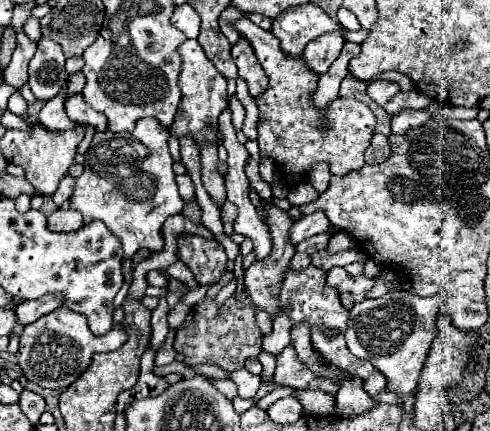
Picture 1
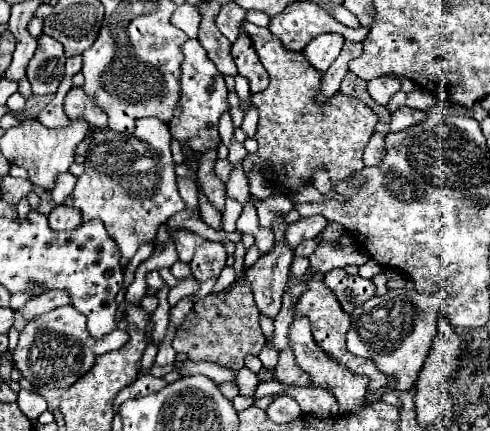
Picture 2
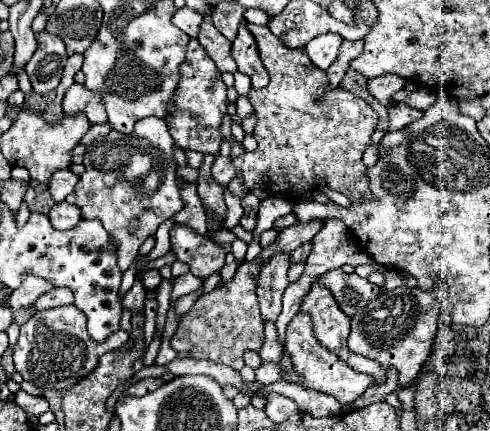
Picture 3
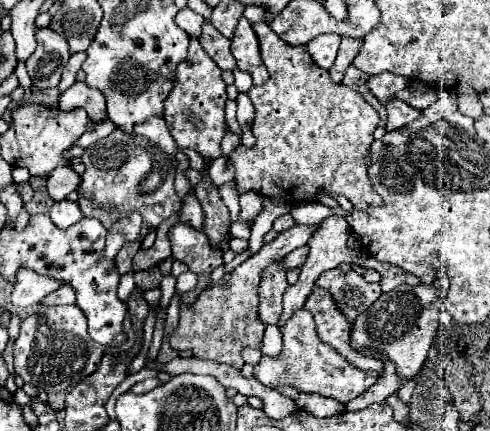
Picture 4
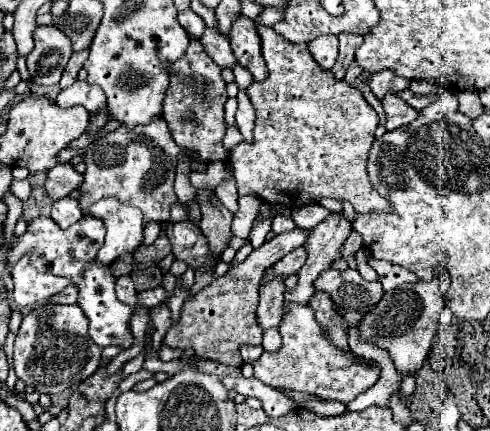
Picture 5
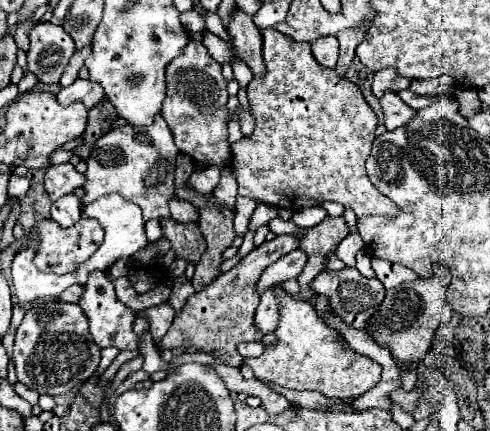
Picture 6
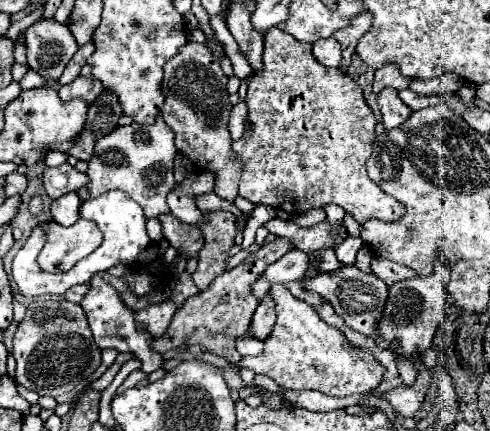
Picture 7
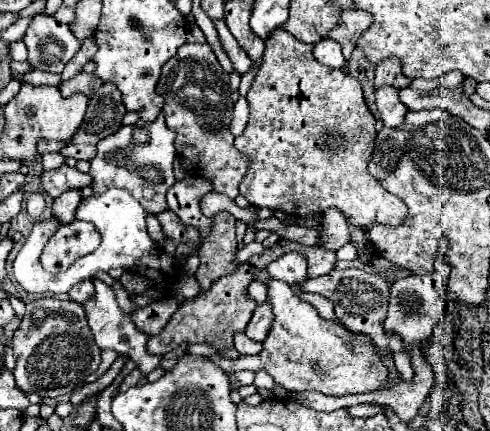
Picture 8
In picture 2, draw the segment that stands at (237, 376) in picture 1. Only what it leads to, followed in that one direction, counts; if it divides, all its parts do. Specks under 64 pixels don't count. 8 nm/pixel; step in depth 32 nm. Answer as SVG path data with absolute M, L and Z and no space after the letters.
M242 368L236 372L236 384L238 384L238 390L240 390L240 396L254 396L258 384L260 384L260 378L254 374L254 372L248 372L248 368Z

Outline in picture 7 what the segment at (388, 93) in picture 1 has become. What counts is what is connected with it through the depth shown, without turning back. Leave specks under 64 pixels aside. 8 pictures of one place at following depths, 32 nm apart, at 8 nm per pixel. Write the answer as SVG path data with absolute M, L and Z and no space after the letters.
M386 64L384 68L376 70L372 88L374 88L374 94L378 94L378 92L384 90L384 88L404 90L404 88L408 88L408 84L410 84L410 78L400 76L400 72L396 72L396 64Z

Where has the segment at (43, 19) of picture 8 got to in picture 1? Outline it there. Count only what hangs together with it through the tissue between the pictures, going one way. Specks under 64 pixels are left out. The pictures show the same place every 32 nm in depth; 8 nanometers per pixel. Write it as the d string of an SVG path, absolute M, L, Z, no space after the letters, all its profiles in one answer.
M42 38L38 42L38 50L30 62L30 88L38 100L50 100L54 98L62 86L68 80L68 74L64 70L64 54L60 52L60 44L54 40Z

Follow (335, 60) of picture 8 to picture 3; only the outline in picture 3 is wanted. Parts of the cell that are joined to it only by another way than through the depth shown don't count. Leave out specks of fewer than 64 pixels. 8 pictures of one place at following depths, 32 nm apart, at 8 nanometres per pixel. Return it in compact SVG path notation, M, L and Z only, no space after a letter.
M322 34L322 36L316 36L314 40L310 40L308 46L304 48L304 52L308 54L308 58L312 60L312 64L316 68L326 70L336 60L340 44L342 44L340 34Z

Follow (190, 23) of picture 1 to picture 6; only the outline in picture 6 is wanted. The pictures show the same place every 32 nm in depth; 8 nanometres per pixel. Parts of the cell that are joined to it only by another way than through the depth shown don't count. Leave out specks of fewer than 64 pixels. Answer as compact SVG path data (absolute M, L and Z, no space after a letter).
M194 10L182 12L182 14L180 14L180 22L184 24L184 28L186 28L188 32L204 32L204 30L206 30L204 18L200 18Z

